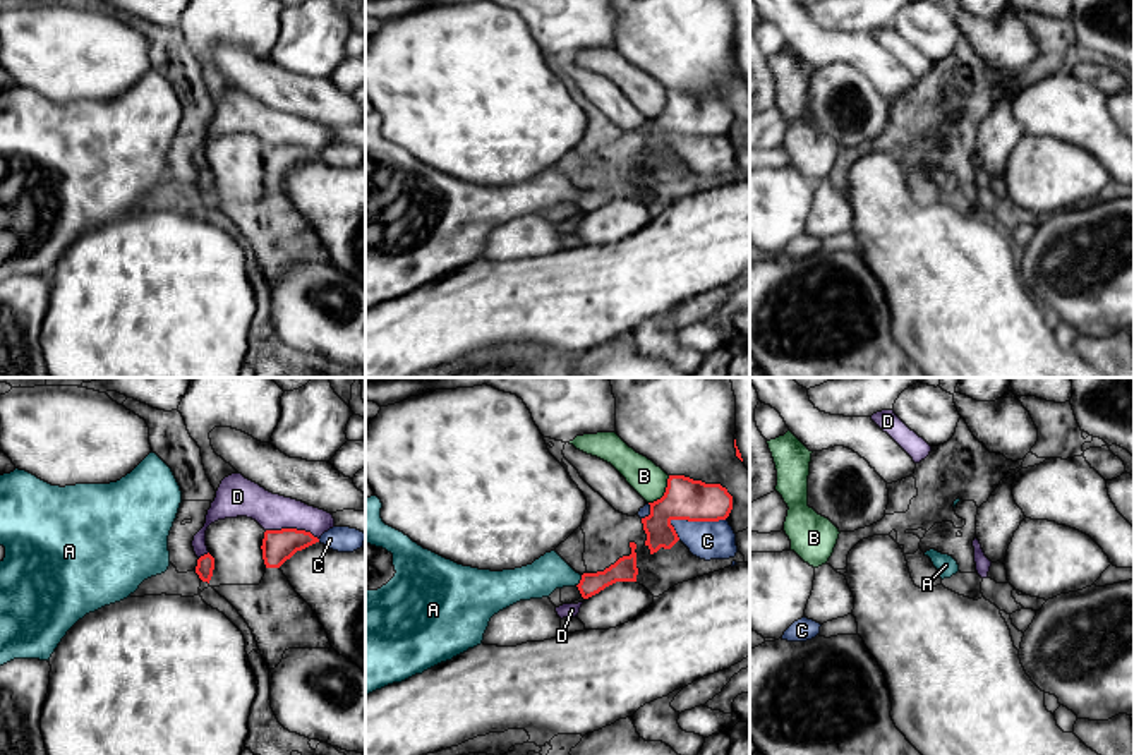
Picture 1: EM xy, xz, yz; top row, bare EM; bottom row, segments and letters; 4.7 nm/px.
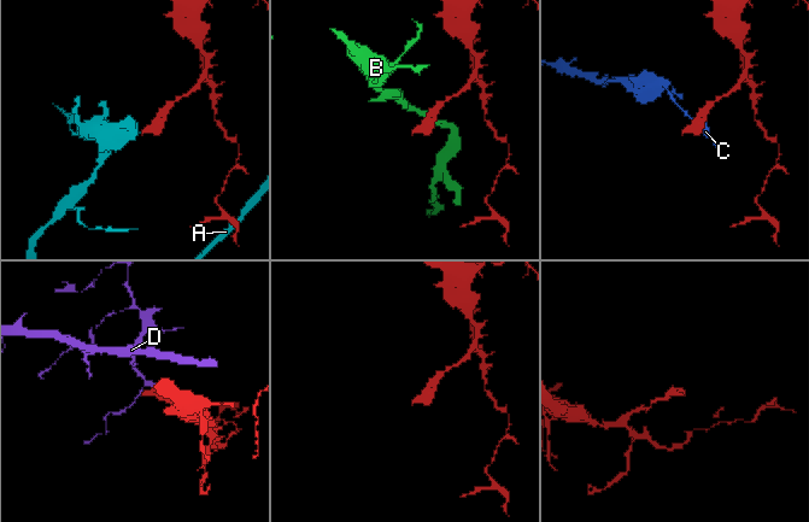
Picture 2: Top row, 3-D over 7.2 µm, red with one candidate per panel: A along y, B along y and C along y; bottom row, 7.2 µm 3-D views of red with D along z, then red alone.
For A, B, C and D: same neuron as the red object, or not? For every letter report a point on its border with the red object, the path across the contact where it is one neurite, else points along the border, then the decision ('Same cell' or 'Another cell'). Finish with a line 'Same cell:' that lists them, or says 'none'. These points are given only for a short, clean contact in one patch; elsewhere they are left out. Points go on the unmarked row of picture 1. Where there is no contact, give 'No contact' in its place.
A: Touches red at xz (580, 196). Path across: xz (625, 184), (599, 196), (580, 196), (549, 187). Same cell
B: Touches red at xz (664, 108). Boundary: xz (669, 91), (666, 107), (649, 119). Another cell
C: Touches red at xz (697, 136). Another cell
D: Touches red at xy (292, 144). Boundary: xy (266, 144), (304, 144), (318, 155). Another cell
Same cell: A

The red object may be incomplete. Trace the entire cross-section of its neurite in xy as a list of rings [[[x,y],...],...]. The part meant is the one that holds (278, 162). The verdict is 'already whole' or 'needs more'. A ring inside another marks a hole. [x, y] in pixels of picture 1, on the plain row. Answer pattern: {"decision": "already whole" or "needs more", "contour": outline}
{"decision": "already whole", "contour": [[[297,144],[266,146],[262,154],[262,175],[266,184],[280,184],[297,166],[319,158],[311,148]]]}

